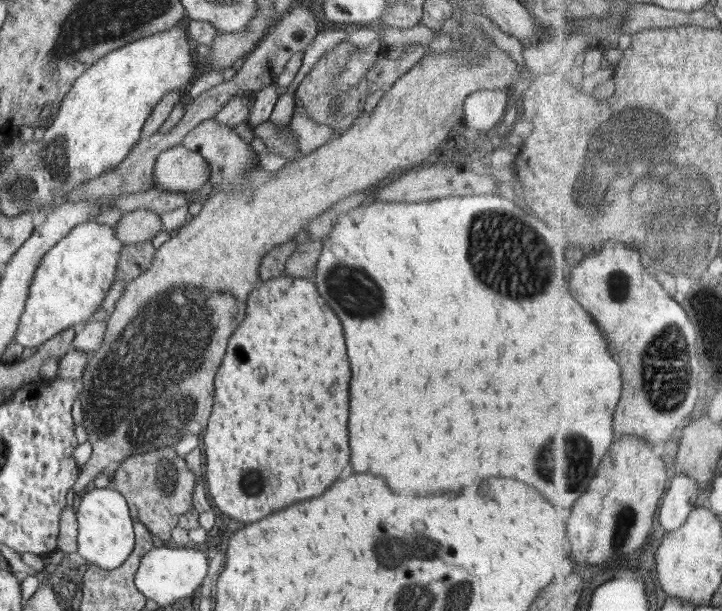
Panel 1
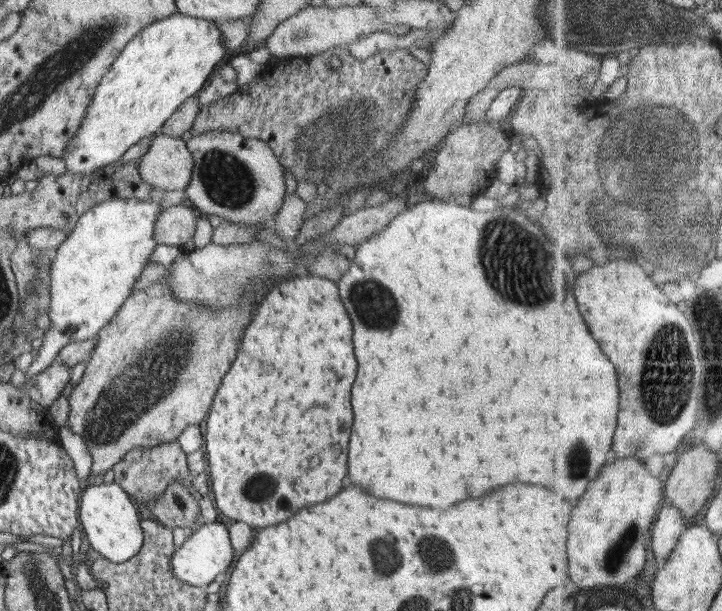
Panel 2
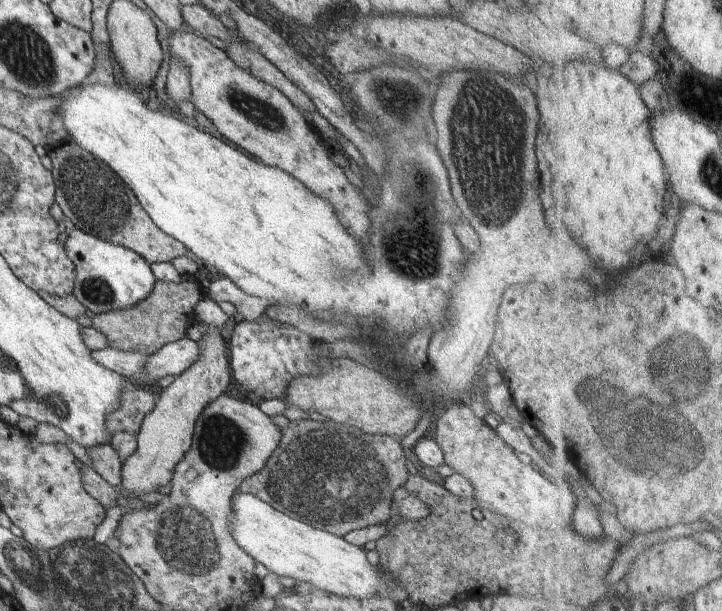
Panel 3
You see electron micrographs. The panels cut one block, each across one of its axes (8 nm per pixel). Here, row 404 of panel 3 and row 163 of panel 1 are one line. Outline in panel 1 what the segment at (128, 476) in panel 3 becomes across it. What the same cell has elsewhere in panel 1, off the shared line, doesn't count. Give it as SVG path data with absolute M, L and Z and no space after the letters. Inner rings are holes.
M182 144L161 152L153 169L156 188L160 191L186 193L202 188L209 180L210 166L198 152Z

